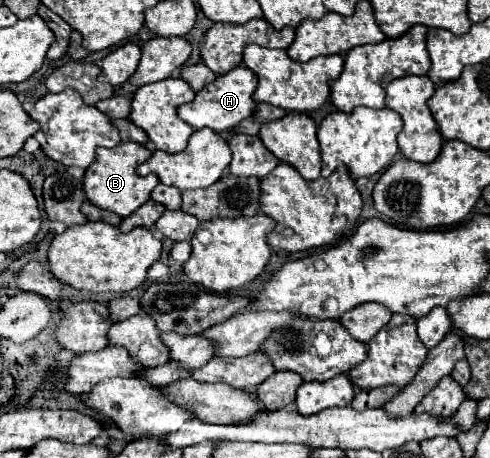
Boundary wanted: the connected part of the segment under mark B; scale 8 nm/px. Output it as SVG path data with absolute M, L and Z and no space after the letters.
M122 142L114 148L98 148L96 150L96 160L86 168L84 174L84 194L86 198L94 204L100 206L102 210L114 212L120 218L126 218L132 214L136 208L140 208L144 202L150 200L152 188L158 184L156 176L138 176L136 166L146 162L146 158L152 152L144 146L136 146L136 142Z

